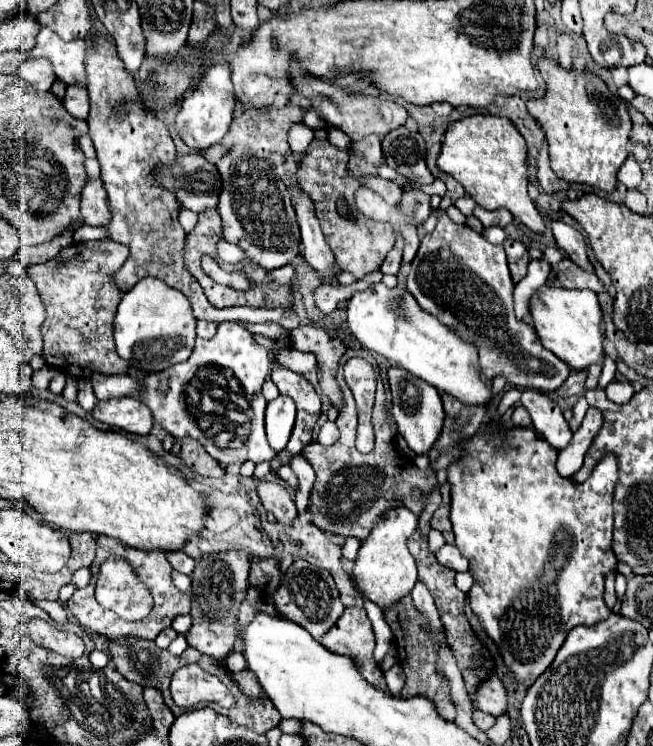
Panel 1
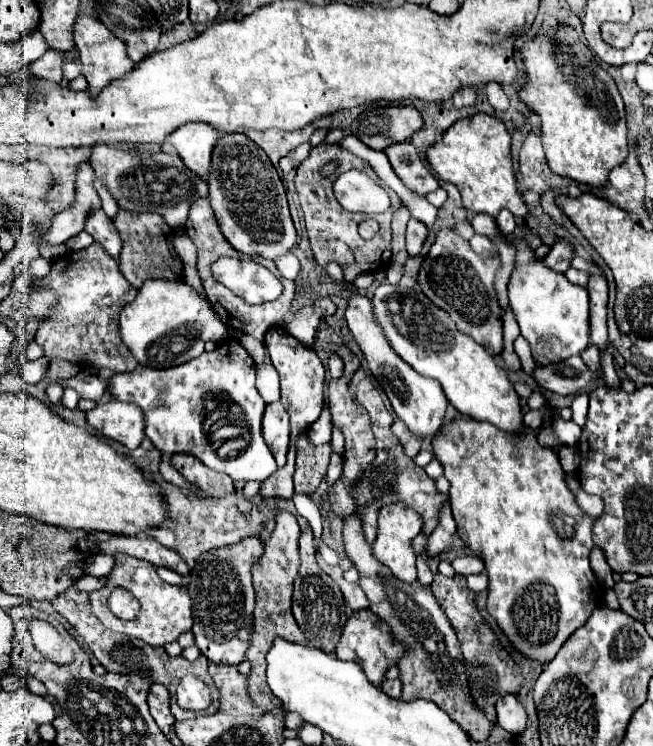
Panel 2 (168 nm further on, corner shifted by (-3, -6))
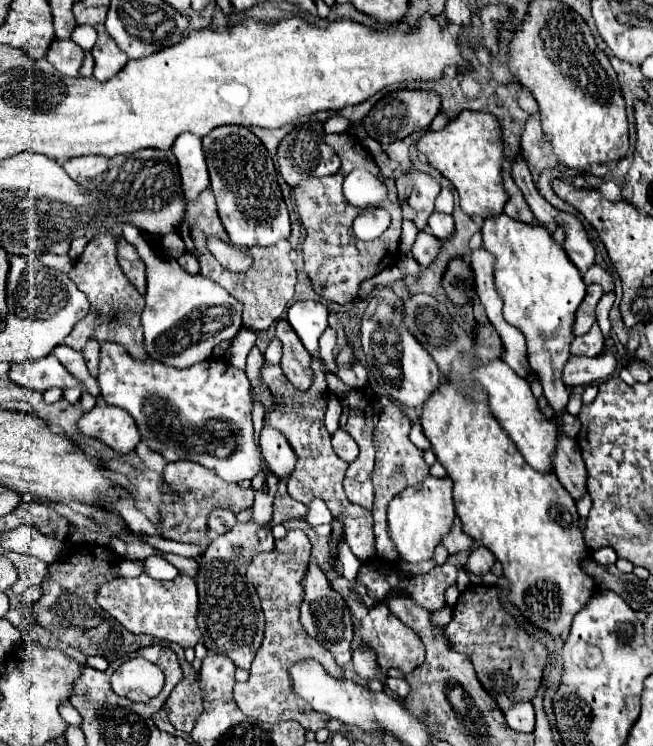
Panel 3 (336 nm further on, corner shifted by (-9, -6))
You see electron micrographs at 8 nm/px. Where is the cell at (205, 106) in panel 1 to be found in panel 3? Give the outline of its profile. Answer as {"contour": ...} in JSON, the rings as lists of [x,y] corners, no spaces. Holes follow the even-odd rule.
{"contour":[[[180,134],[172,146],[172,152],[178,160],[180,168],[180,180],[184,188],[184,200],[196,200],[202,190],[210,186],[206,160],[202,152],[202,140],[194,134]]]}

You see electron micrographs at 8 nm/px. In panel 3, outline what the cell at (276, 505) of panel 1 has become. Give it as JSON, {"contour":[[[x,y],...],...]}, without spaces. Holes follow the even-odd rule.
{"contour":[[[290,530],[284,540],[276,540],[276,546],[272,552],[256,554],[248,566],[248,580],[254,584],[262,610],[266,616],[266,632],[264,642],[256,652],[256,658],[252,662],[250,678],[244,684],[238,684],[234,688],[234,700],[240,706],[240,710],[256,720],[278,724],[282,720],[296,720],[306,730],[320,730],[326,726],[328,716],[308,708],[308,704],[292,692],[292,680],[288,676],[288,668],[292,664],[298,664],[302,660],[318,660],[324,670],[336,680],[342,680],[342,668],[336,664],[332,652],[328,652],[324,646],[320,646],[314,638],[306,634],[306,630],[300,624],[300,604],[304,600],[302,580],[304,572],[308,572],[310,562],[310,540],[302,530]]]}

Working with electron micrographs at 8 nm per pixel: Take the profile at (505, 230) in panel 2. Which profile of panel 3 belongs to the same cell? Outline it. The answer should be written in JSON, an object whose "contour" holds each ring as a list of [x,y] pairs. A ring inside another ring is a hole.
{"contour":[[[508,170],[502,172],[502,180],[504,180],[506,192],[508,192],[508,202],[504,206],[504,212],[510,218],[516,218],[516,220],[522,220],[522,222],[534,222],[534,214],[532,214],[530,206],[526,204],[520,188],[516,186],[516,182],[512,180],[512,176],[510,176]]]}

